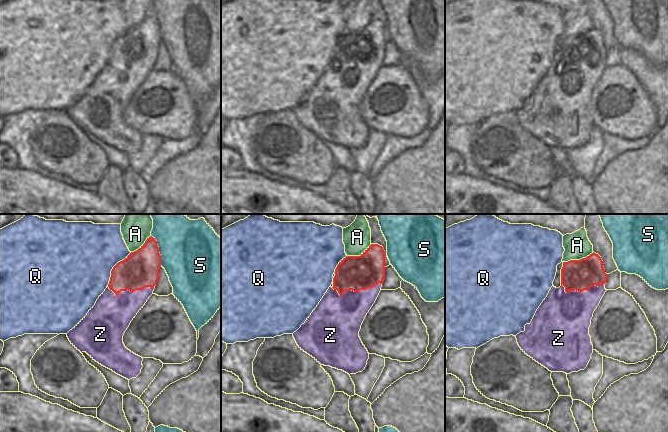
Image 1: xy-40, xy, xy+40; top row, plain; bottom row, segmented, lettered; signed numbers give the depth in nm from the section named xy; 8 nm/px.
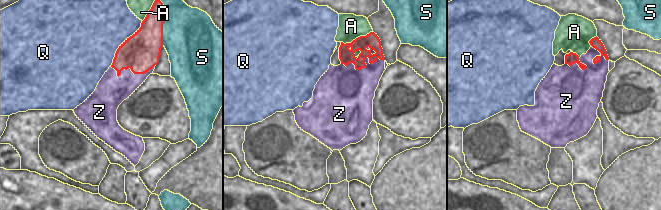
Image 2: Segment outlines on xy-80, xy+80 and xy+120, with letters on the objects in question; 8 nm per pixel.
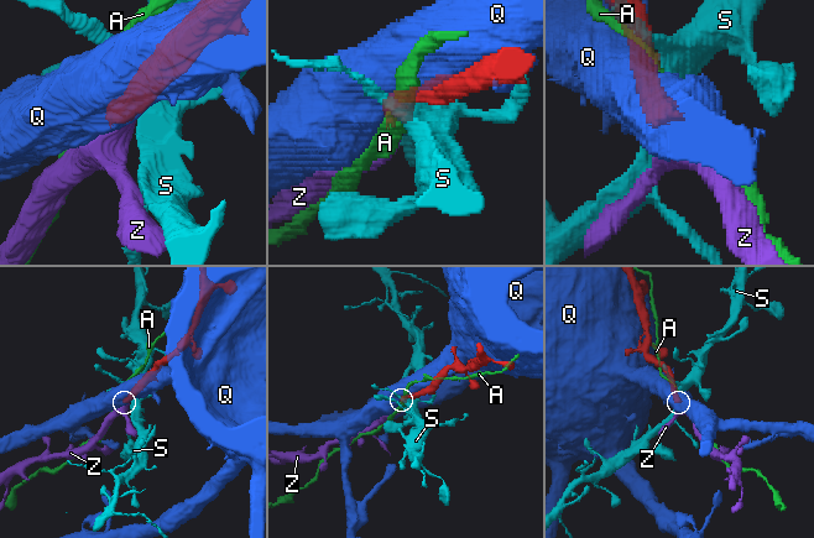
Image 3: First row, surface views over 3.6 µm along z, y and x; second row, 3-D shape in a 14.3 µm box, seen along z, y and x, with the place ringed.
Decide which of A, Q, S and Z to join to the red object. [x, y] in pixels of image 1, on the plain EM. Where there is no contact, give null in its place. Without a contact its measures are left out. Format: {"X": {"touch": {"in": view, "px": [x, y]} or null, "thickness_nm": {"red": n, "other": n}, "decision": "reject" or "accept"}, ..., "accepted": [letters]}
{"A": {"touch": {"in": "xy+40", "px": [578, 36]}, "thickness_nm": {"red": 240, "other": 200}, "decision": "reject"}, "Q": {"touch": {"in": "xy-40", "px": [113, 43]}, "thickness_nm": {"red": 300, "other": 500}, "decision": "reject"}, "S": {"touch": {"in": "xy-40", "px": [158, 26]}, "thickness_nm": {"red": 300, "other": 460}, "decision": "reject"}, "Z": {"touch": {"in": "xy", "px": [355, 67]}, "thickness_nm": {"red": 280, "other": 360}, "decision": "accept"}, "accepted": ["Z"]}

